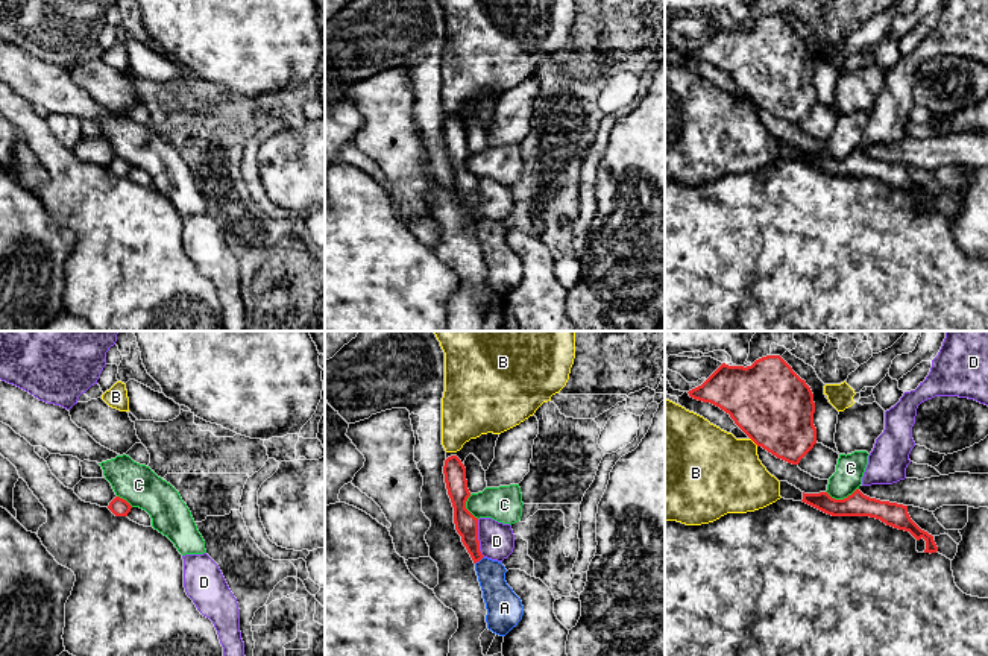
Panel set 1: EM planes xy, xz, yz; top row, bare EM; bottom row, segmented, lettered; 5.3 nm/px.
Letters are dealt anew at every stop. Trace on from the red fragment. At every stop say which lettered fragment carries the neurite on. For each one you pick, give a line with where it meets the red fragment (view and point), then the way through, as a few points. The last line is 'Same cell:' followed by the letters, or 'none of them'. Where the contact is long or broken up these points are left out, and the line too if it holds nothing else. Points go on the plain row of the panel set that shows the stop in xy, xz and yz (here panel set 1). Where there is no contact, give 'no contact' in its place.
Same cell: none of them

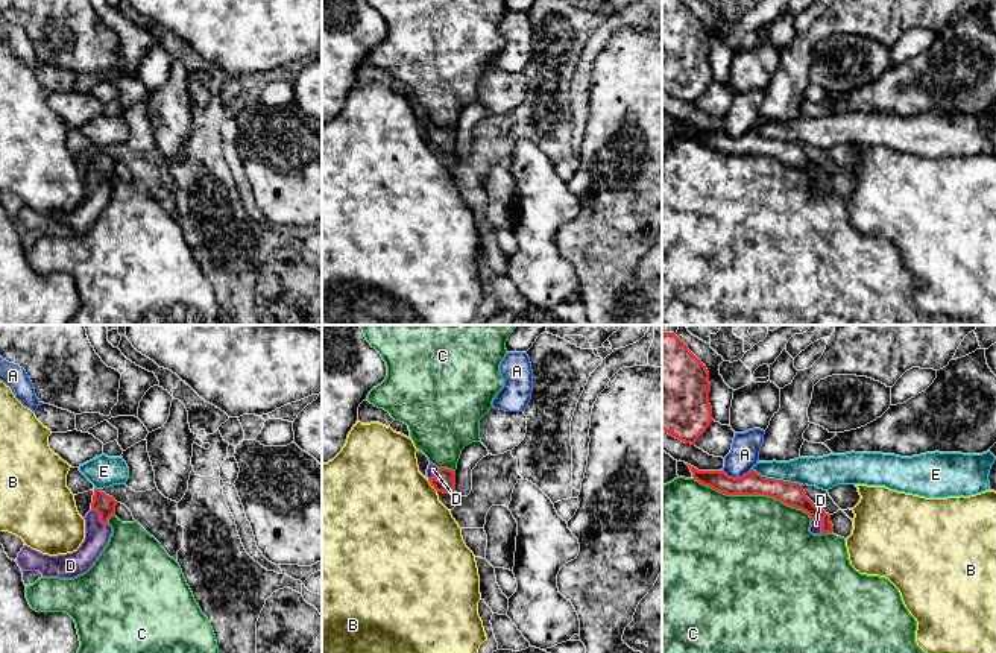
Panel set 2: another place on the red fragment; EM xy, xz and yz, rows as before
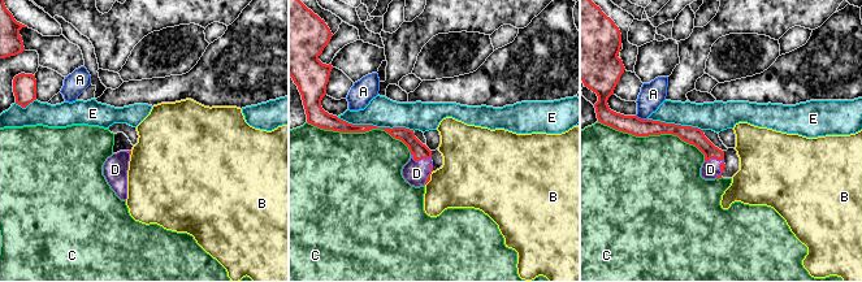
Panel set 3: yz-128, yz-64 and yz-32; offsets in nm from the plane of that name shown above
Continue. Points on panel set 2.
D: contact yz (822, 184); way yz (791, 154), (822, 184), (816, 184)
Same cell: D

